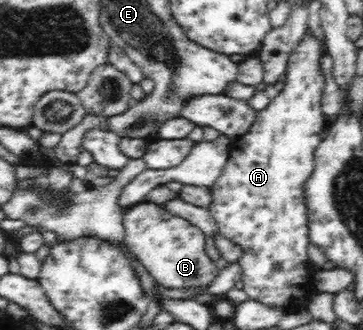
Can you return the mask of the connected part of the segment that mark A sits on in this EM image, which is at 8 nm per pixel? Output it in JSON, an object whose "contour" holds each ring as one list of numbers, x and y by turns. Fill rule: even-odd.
{"contour":[[307,30,301,42,291,50,284,88,269,105,260,112,249,132,240,135,232,142,228,167,222,170,220,178,210,189,212,201,207,207,217,223,219,233,243,248,243,256,238,260,242,269,241,280,247,299,265,303,265,306,282,308,286,312,300,312,301,302,313,295,315,278,313,265,306,252,309,248,309,219,305,203,304,187,315,170,315,149,322,142,319,134,325,128,325,116,322,109,324,94,324,74,320,67,321,57,326,48,323,41,315,39]]}

